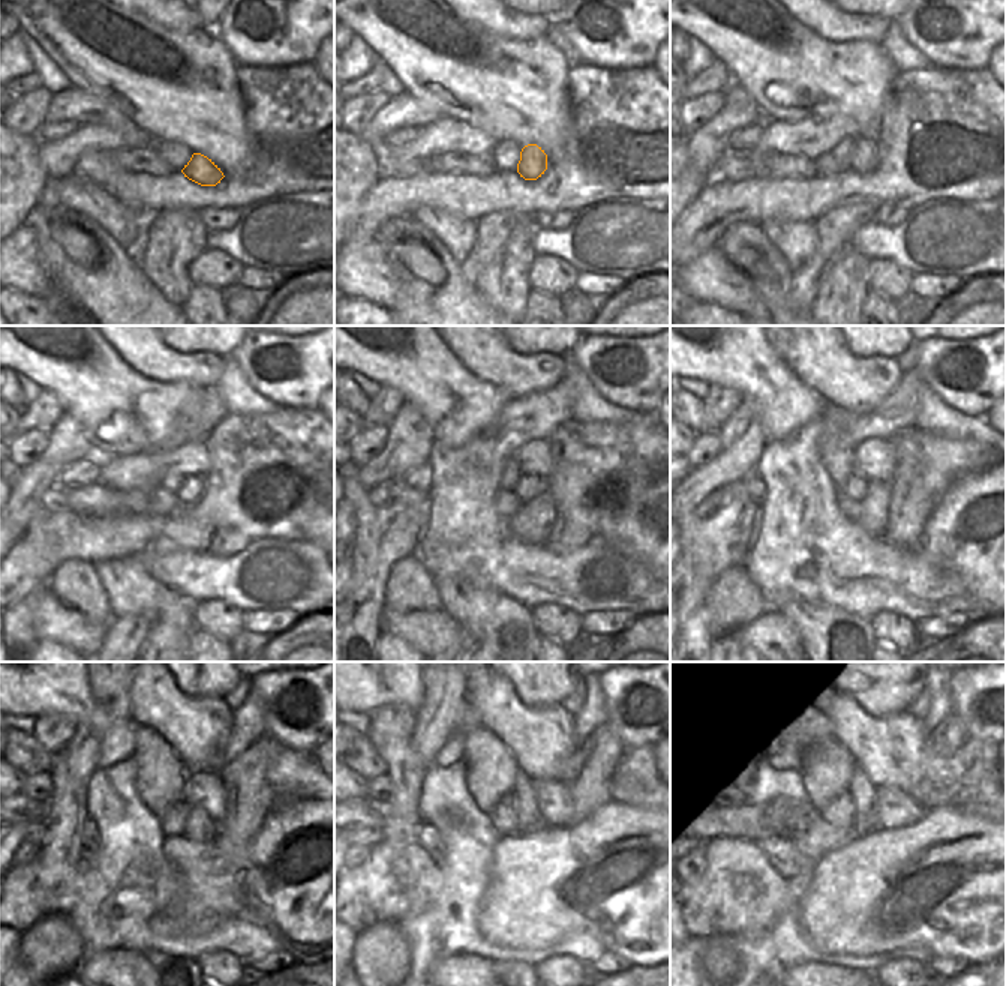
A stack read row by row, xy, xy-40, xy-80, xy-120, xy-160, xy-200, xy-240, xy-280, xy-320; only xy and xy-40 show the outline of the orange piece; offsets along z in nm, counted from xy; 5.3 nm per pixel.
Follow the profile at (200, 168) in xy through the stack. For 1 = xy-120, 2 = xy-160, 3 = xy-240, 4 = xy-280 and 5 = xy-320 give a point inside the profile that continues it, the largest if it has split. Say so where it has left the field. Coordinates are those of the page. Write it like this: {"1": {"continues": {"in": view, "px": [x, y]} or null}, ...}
{"1": {"continues": {"in": "xy-120", "px": [192, 486]}}, "2": {"continues": {"in": "xy-160", "px": [528, 486]}}, "3": {"continues": {"in": "xy-240", "px": [173, 823]}}, "4": {"continues": {"in": "xy-280", "px": [504, 817]}}, "5": {"continues": {"in": "xy-320", "px": [838, 812]}}}

